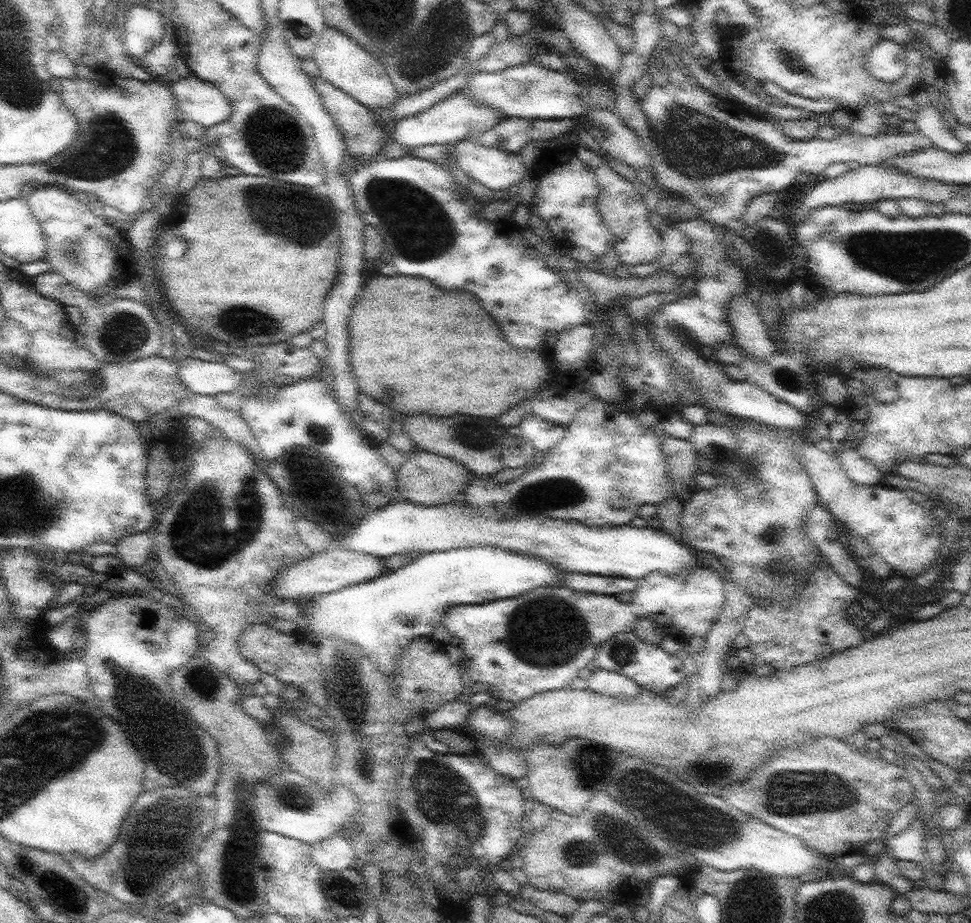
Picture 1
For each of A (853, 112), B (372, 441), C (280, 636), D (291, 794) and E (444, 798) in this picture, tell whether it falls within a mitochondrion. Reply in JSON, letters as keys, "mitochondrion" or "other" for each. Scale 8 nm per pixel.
{"A":"other","B":"other","C":"other","D":"mitochondrion","E":"mitochondrion"}

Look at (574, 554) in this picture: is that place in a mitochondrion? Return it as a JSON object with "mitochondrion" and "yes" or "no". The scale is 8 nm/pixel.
{"mitochondrion":"no"}

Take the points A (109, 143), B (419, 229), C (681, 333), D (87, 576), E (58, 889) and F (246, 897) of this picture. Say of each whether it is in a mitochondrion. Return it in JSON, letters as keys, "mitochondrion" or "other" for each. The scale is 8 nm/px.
{"A":"mitochondrion","B":"mitochondrion","C":"mitochondrion","D":"other","E":"mitochondrion","F":"mitochondrion"}

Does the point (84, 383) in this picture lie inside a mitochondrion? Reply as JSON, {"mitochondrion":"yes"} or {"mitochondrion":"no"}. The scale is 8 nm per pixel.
{"mitochondrion":"yes"}

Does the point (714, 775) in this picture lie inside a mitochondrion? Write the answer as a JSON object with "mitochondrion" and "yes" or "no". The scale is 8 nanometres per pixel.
{"mitochondrion":"yes"}

